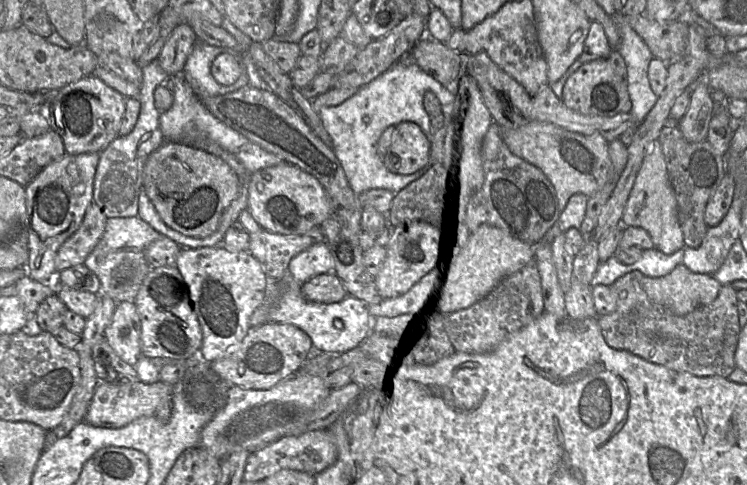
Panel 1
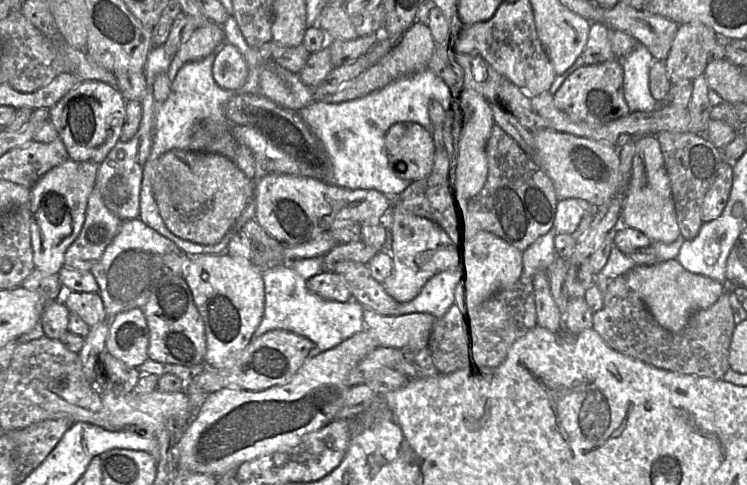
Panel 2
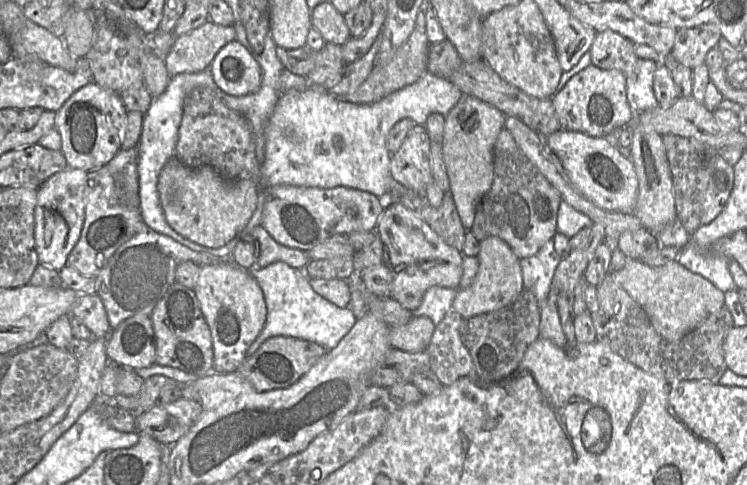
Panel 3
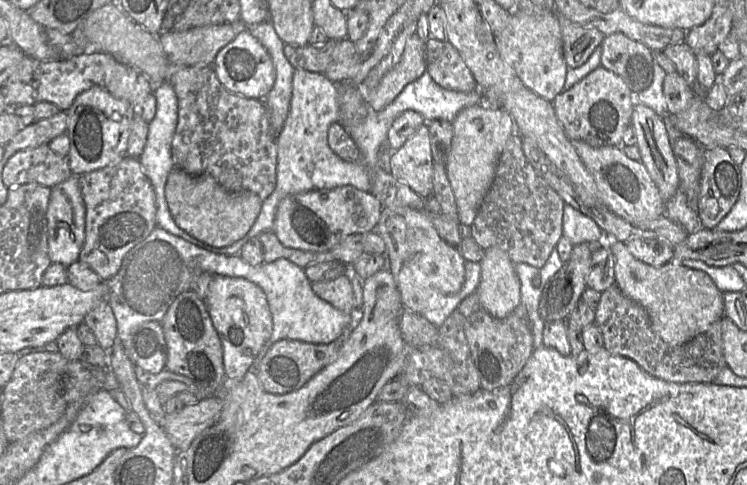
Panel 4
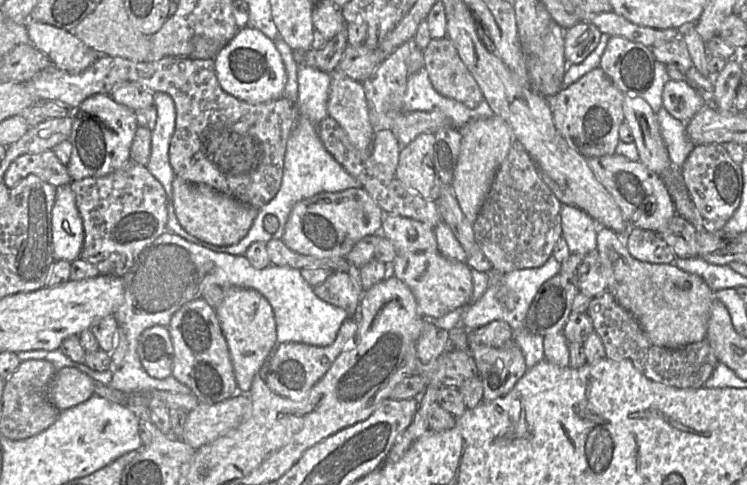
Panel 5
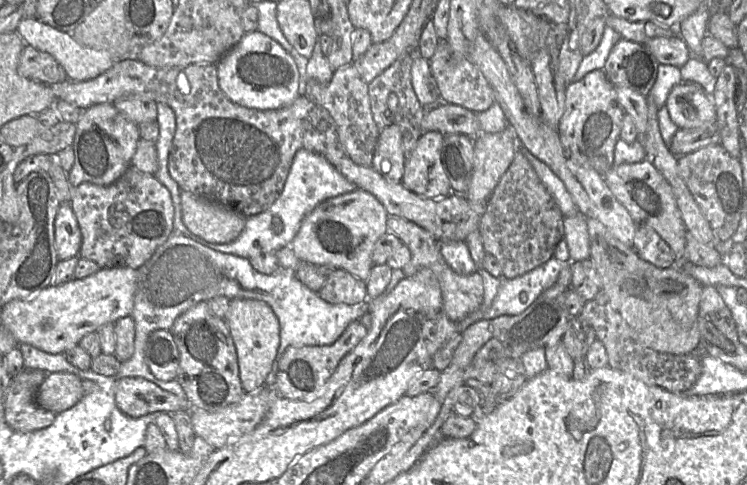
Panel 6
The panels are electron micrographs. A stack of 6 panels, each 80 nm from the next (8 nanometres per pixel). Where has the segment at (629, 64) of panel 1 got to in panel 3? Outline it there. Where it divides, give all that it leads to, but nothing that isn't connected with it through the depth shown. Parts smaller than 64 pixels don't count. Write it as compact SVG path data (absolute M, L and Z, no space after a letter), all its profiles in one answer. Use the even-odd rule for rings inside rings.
M641 59L637 74L626 78L626 97L635 114L659 107L653 92L653 77L657 66L652 60Z

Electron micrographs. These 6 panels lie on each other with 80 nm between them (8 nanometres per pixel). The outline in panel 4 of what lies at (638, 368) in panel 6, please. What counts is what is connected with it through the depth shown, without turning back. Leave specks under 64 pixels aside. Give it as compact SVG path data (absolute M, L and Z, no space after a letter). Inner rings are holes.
M616 284L601 293L594 312L594 324L602 334L603 348L614 355L631 359L653 377L675 383L713 383L726 366L720 320L688 342L669 346L653 332L645 309L627 297Z

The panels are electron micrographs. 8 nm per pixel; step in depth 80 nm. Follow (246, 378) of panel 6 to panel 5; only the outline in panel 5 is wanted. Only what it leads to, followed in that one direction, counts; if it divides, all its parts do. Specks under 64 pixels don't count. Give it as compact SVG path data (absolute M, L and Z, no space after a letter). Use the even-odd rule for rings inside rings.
M229 287L224 295L215 313L229 348L238 390L247 393L276 342L274 312L267 299L253 289Z

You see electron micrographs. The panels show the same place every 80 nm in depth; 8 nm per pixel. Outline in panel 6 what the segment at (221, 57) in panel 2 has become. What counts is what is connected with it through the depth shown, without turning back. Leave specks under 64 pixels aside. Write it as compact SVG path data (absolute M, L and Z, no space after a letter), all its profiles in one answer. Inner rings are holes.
M256 30L241 40L217 62L219 87L234 103L258 110L279 109L300 95L301 78L292 56L275 40Z

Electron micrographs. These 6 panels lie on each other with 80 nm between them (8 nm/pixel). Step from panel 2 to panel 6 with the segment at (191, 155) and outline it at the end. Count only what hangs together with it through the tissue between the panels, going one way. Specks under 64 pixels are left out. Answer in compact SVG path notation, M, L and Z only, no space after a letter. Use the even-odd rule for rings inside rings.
M181 190L182 220L188 230L214 244L236 240L247 216L230 207Z

